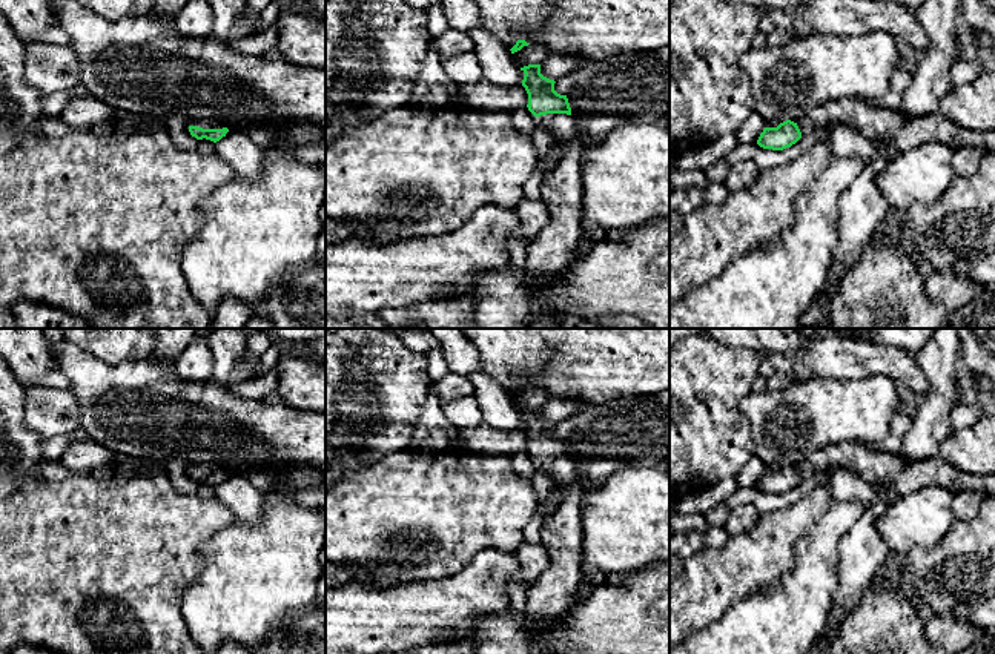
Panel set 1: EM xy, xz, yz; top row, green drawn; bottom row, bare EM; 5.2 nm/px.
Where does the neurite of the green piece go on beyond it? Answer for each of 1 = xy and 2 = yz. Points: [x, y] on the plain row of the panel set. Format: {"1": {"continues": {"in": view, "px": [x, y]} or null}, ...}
{"1": {"continues": {"in": "xy", "px": [201, 467]}}, "2": {"continues": {"in": "yz", "px": [877, 469]}}}

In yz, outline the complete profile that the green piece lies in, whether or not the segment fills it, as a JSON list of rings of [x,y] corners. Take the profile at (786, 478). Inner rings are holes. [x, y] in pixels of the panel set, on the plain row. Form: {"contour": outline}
{"contour": [[[838,442],[812,451],[797,467],[786,464],[777,471],[765,471],[757,488],[783,494],[818,471],[846,468],[874,487],[892,488],[900,496],[924,487],[941,487],[952,494],[977,490],[995,496],[995,474],[970,474],[943,462],[938,456],[904,461],[901,454],[872,450],[860,442]]]}

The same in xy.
{"contour": [[[189,464],[187,468],[190,479],[197,484],[206,482],[217,487],[229,476],[226,468],[217,464]]]}

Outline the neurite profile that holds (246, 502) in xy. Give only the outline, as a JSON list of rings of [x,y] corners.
[[[229,474],[215,487],[215,497],[227,505],[236,520],[256,527],[263,524],[263,494],[243,474]]]

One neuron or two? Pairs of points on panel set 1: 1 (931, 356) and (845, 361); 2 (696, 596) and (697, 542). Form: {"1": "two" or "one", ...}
{"1": "two", "2": "two"}

